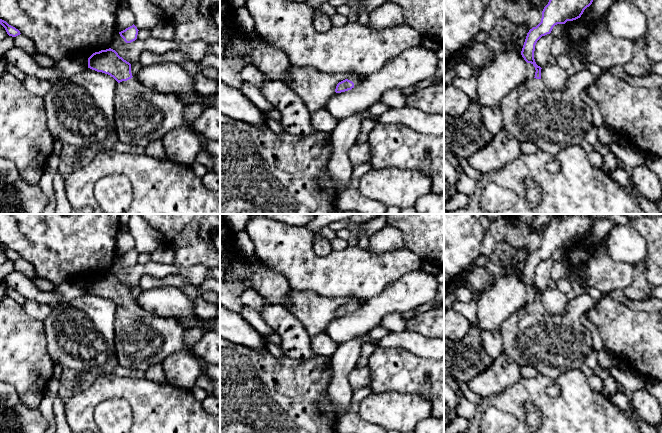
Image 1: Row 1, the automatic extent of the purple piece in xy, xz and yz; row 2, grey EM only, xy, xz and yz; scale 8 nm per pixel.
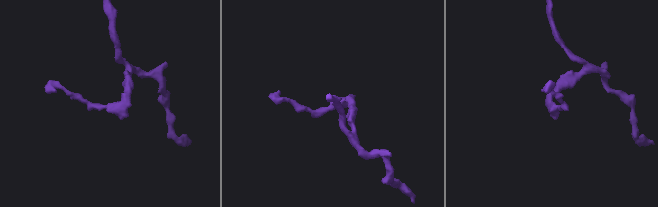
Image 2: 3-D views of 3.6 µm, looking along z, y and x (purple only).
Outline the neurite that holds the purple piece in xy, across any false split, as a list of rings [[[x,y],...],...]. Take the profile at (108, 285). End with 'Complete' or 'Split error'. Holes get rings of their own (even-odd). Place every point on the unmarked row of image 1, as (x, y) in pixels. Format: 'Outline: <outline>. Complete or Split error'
Outline: [[[109,272],[93,277],[88,282],[88,292],[113,301],[118,309],[114,321],[115,350],[118,364],[122,367],[145,372],[152,365],[162,363],[173,353],[186,350],[194,353],[186,343],[185,329],[178,320],[164,318],[144,310],[131,297],[131,288]]]. Split error

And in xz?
Outline: [[[349,298],[345,304],[337,308],[335,316],[341,317],[351,314],[352,312],[358,310],[365,303],[365,301],[366,300],[361,300],[358,298]]]. Split error

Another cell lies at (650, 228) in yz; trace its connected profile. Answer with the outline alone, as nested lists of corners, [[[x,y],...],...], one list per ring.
[[[662,215],[630,218],[629,225],[637,230],[647,243],[646,276],[650,284],[662,285]]]

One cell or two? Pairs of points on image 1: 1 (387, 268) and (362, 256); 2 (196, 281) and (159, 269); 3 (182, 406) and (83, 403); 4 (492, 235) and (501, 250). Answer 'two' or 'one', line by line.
1: one
2: one
3: one
4: two

